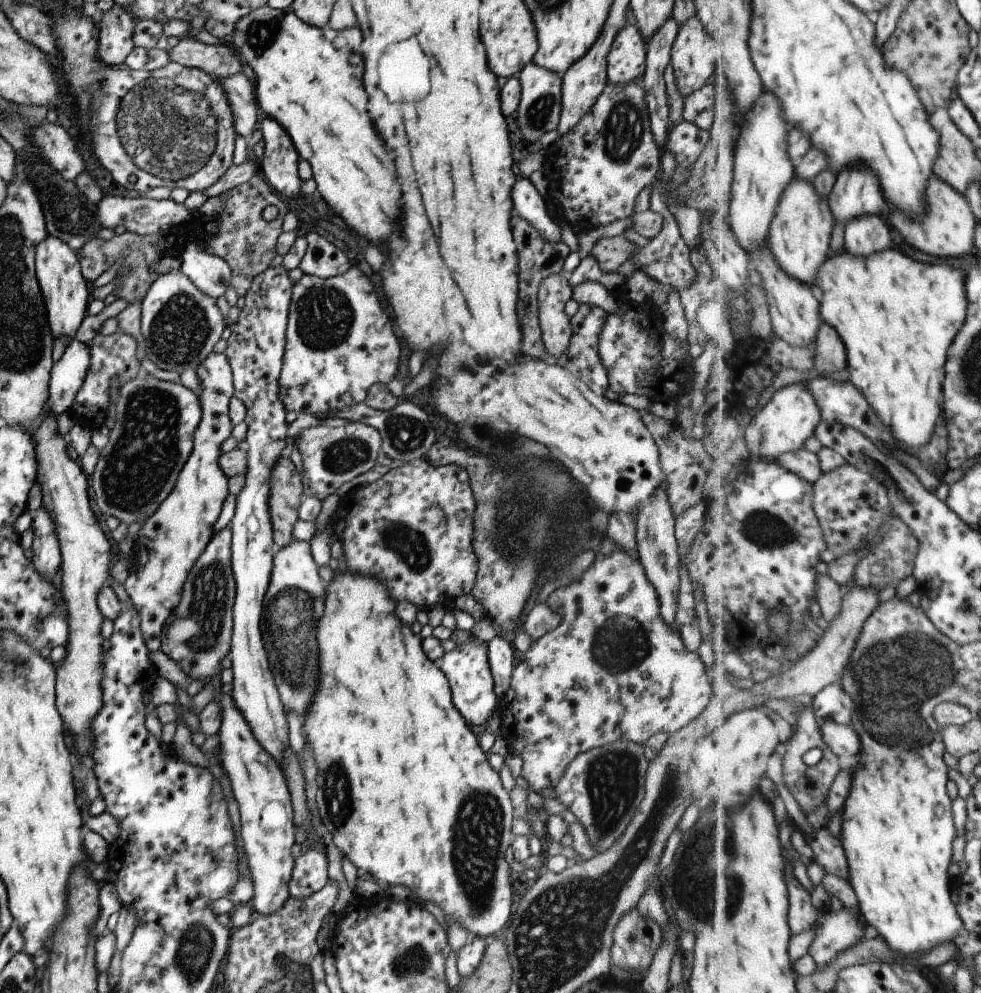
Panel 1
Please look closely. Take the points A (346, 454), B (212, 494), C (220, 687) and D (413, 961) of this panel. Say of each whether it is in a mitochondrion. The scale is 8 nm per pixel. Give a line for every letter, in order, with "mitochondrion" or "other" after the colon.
A: mitochondrion
B: other
C: other
D: mitochondrion

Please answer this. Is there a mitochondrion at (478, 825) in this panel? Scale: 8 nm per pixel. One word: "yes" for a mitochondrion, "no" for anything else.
yes

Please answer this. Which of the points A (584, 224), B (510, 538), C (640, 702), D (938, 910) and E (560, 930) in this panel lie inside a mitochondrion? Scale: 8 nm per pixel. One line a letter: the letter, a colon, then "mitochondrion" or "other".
A: other
B: mitochondrion
C: other
D: other
E: mitochondrion

